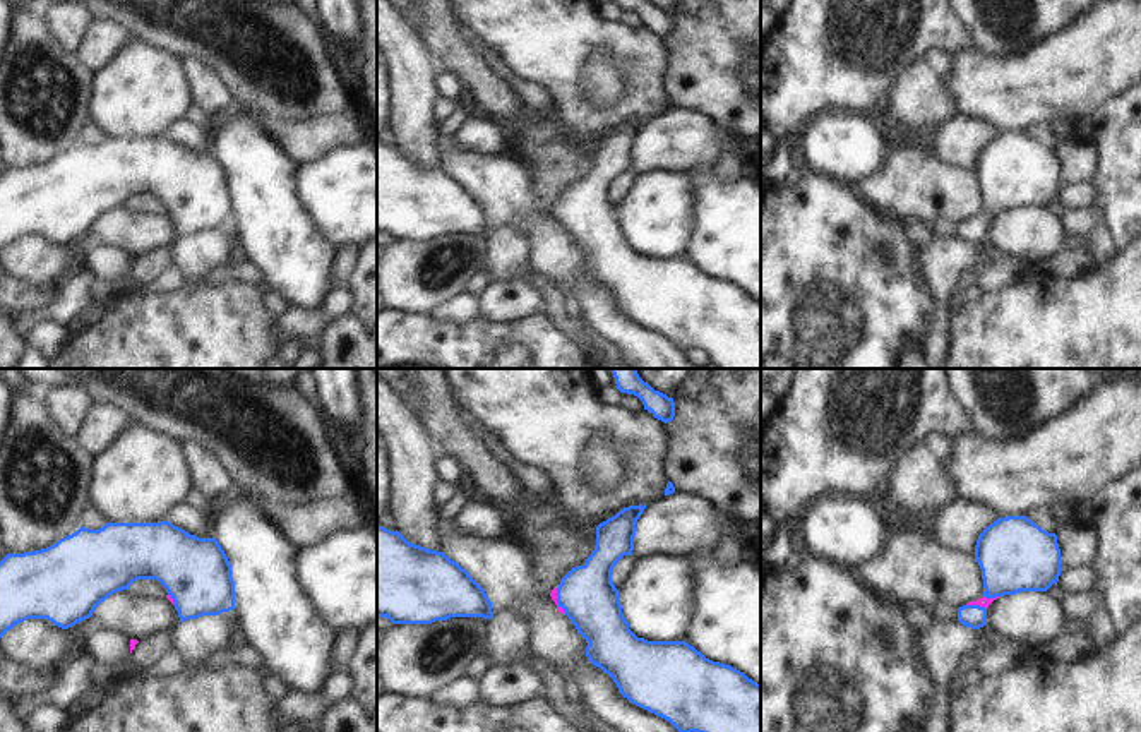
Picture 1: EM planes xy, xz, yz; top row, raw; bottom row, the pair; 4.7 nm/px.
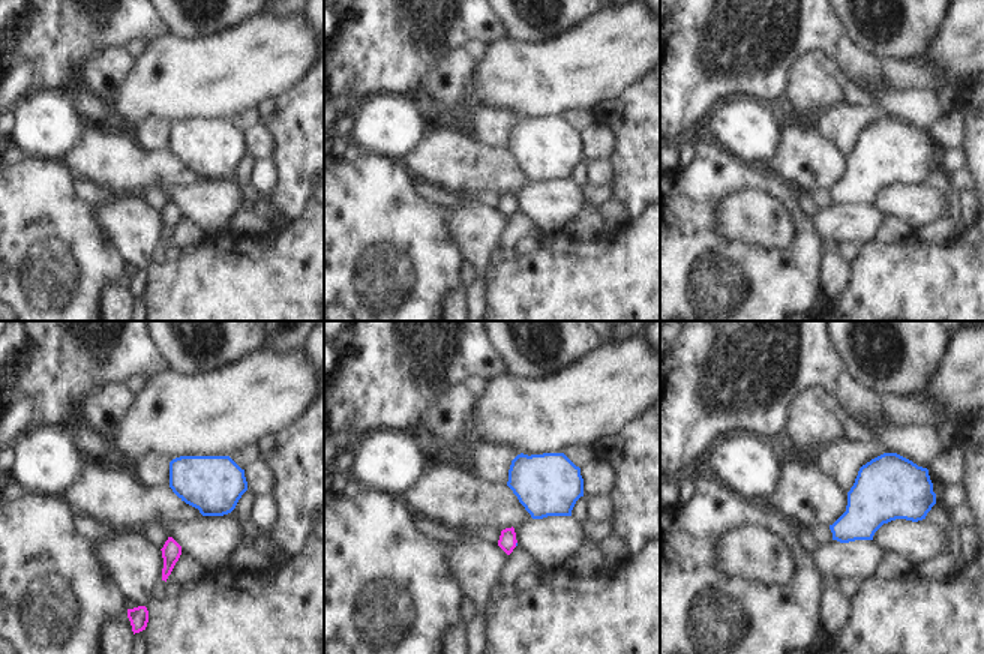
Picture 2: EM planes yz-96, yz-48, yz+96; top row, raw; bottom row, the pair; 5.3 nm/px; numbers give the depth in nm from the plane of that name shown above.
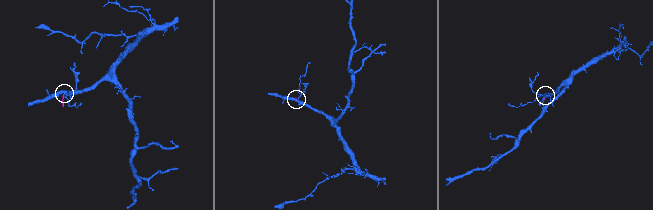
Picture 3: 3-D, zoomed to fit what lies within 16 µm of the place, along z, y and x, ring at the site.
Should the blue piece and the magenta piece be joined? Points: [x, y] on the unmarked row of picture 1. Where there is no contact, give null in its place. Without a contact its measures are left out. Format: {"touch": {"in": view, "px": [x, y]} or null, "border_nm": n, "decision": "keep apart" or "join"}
{"touch": {"in": "yz", "px": [977, 222]}, "border_nm": 100, "decision": "join"}

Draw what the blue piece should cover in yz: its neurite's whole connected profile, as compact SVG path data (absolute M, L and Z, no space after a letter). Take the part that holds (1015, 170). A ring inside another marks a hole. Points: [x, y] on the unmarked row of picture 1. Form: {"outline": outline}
{"outline": "M1026 132L999 134L978 151L975 175L982 185L983 213L958 225L958 237L971 245L987 240L989 221L1019 207L1047 207L1060 192L1057 151Z"}

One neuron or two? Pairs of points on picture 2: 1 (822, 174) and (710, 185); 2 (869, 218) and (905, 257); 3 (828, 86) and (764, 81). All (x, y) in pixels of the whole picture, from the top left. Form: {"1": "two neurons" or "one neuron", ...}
{"1": "two neurons", "2": "two neurons", "3": "two neurons"}

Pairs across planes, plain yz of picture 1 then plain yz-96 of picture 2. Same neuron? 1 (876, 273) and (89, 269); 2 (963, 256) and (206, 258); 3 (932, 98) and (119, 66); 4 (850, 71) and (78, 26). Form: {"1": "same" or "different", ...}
{"1": "same", "2": "different", "3": "same", "4": "same"}

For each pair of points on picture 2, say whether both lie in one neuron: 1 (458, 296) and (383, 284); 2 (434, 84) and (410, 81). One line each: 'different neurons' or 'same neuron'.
1: different neurons
2: different neurons

